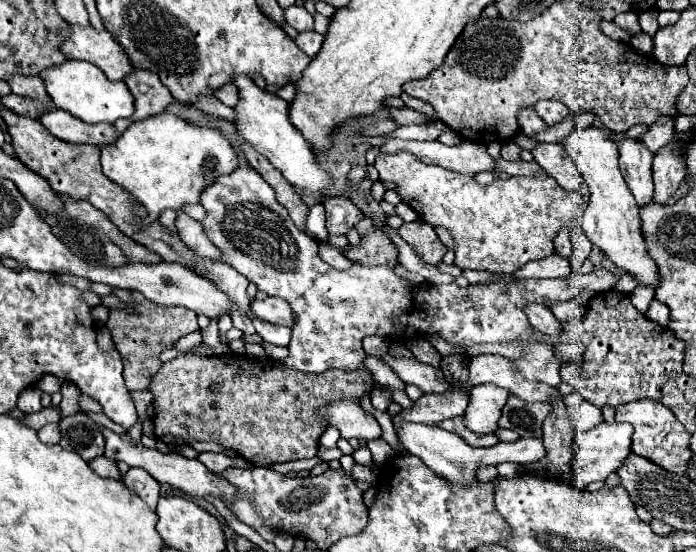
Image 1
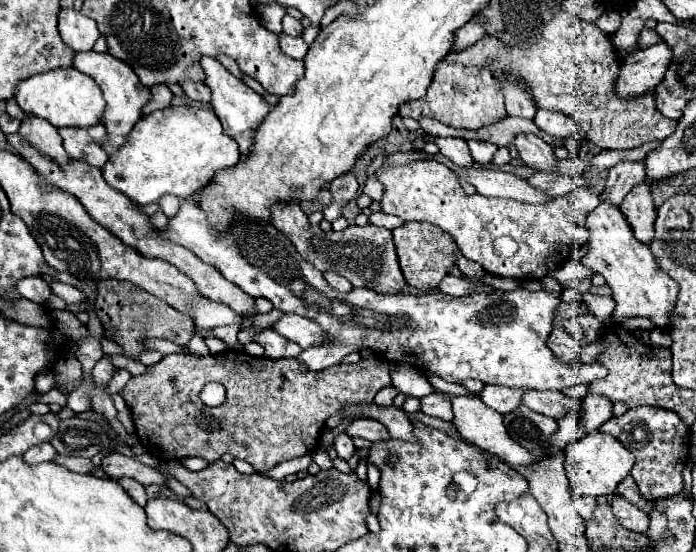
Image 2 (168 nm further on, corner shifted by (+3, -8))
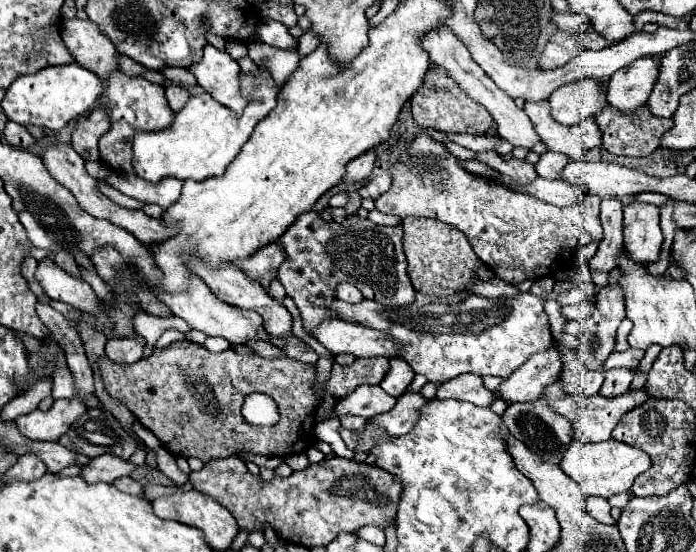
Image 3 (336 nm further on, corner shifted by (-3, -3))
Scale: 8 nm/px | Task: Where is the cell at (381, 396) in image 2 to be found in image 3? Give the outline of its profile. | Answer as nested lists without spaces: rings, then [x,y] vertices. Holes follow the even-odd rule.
[[[394,357],[390,359],[390,371],[386,373],[386,379],[382,379],[380,387],[392,397],[400,397],[412,383],[412,379],[414,379],[412,367],[402,357]]]

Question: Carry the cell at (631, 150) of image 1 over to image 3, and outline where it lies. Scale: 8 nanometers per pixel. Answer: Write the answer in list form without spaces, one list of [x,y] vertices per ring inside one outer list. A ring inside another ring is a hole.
[[[636,201],[630,203],[624,209],[624,251],[640,265],[656,263],[662,241],[658,207]]]

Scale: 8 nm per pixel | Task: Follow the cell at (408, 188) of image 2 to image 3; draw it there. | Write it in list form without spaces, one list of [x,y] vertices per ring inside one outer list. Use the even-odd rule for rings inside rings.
[[[420,133],[408,145],[408,149],[390,167],[390,175],[392,175],[392,187],[376,199],[378,211],[396,215],[400,219],[410,215],[430,217],[460,229],[468,237],[480,261],[488,269],[492,269],[496,277],[500,277],[510,285],[518,285],[524,279],[538,279],[538,277],[554,275],[558,271],[572,269],[574,263],[578,261],[576,245],[580,235],[588,231],[592,237],[602,237],[602,225],[598,217],[600,201],[594,195],[586,195],[578,205],[572,205],[572,207],[554,207],[540,199],[534,199],[532,195],[510,191],[510,187],[502,187],[502,183],[494,179],[484,179],[480,175],[468,173],[464,167],[460,167],[458,159],[446,149],[444,143],[432,139],[426,133]]]

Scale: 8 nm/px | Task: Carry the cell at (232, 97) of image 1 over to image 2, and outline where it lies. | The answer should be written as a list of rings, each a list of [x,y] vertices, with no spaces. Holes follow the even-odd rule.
[[[186,80],[184,84],[180,84],[182,90],[186,92],[186,96],[198,104],[206,104],[210,106],[210,92],[208,92],[208,86],[202,84],[202,82],[190,82]]]

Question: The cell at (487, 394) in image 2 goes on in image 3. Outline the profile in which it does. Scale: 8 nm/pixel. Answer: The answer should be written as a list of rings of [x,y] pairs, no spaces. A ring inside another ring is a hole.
[[[558,345],[550,347],[550,351],[540,351],[532,355],[514,375],[504,379],[500,389],[496,391],[502,399],[516,403],[516,401],[534,401],[542,395],[544,387],[550,385],[560,377],[562,371],[562,357]]]

